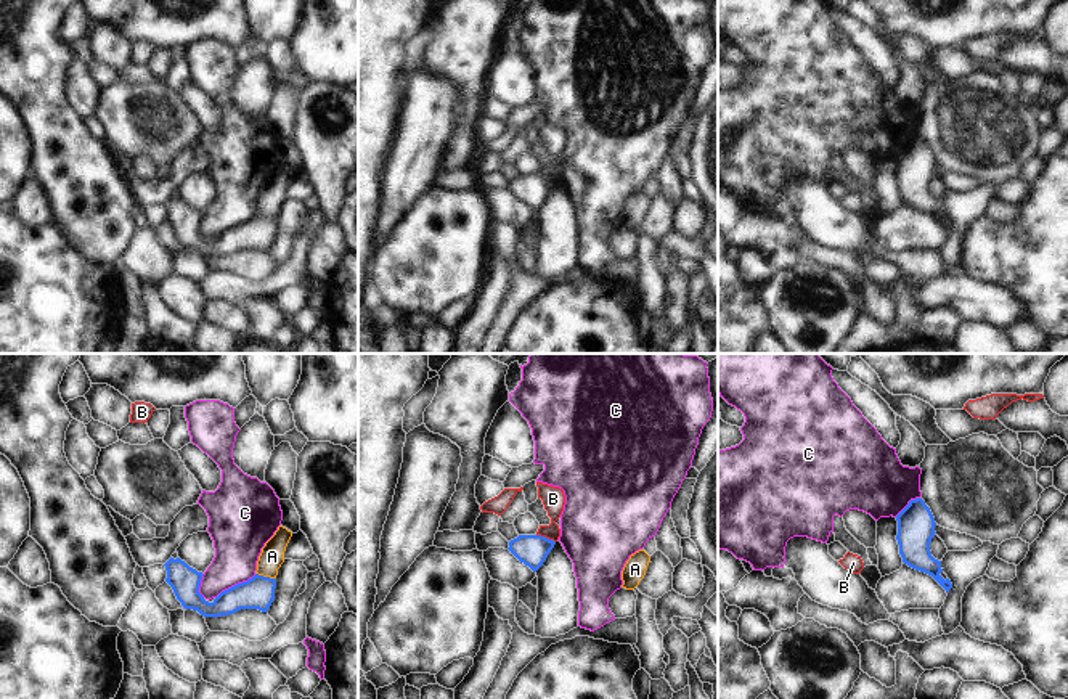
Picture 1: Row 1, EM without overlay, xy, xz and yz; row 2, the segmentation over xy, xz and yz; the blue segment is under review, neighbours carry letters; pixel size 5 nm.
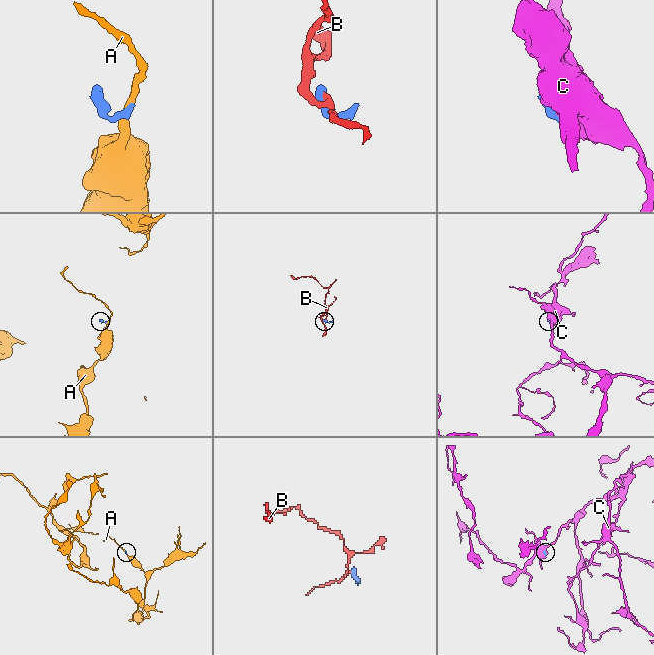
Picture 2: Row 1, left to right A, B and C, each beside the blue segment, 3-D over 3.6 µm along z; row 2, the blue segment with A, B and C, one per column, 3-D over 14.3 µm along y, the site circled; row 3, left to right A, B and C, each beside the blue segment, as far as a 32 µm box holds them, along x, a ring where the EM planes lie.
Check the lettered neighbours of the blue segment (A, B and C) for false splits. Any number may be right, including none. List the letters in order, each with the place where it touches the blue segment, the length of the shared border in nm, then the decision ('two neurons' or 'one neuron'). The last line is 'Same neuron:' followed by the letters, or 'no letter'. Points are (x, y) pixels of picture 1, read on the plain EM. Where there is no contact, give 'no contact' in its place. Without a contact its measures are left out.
A: meets blue in xy at (265, 217); contact 110 nm long; two neurons
B: meets blue in xz at (546, 179); contact 100 nm long; two neurons
C: meets blue in xy at (235, 225); contact 240 nm long; two neurons
Same neuron: no letter

